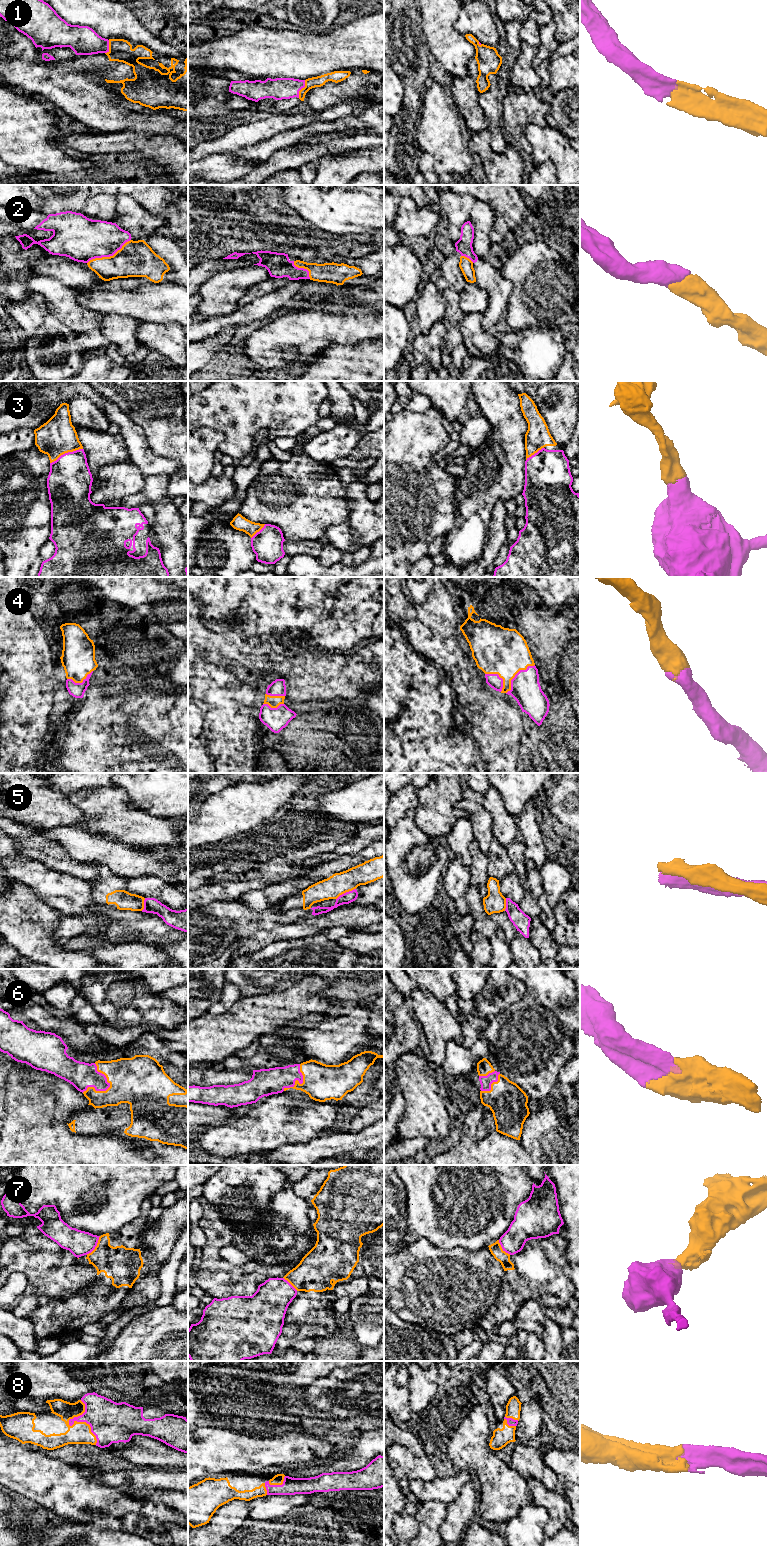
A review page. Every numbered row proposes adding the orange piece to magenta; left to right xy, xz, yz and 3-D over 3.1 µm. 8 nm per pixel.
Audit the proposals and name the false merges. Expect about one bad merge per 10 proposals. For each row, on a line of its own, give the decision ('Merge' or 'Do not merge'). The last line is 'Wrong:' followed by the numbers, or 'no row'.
1: Merge
2: Merge
3: Merge
4: Merge
5: Do not merge
6: Merge
7: Do not merge
8: Merge
Wrong: 5, 7

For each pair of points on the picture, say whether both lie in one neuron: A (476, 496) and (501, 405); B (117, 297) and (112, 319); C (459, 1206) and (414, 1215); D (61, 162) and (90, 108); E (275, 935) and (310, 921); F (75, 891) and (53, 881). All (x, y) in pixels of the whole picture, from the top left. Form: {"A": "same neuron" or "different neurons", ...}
{"A": "same neuron", "B": "different neurons", "C": "same neuron", "D": "different neurons", "E": "same neuron", "F": "same neuron"}

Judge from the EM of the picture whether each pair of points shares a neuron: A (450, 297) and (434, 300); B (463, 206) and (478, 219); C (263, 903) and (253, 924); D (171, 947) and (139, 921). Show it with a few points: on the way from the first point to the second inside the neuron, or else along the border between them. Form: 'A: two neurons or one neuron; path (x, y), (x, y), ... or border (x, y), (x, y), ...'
A: two neurons; border (441, 292), (445, 304), (445, 314), (442, 320)
B: two neurons; border (477, 200), (471, 209), (468, 220)
C: two neurons; border (238, 901), (251, 908), (272, 910)
D: two neurons; border (177, 940), (156, 944)

